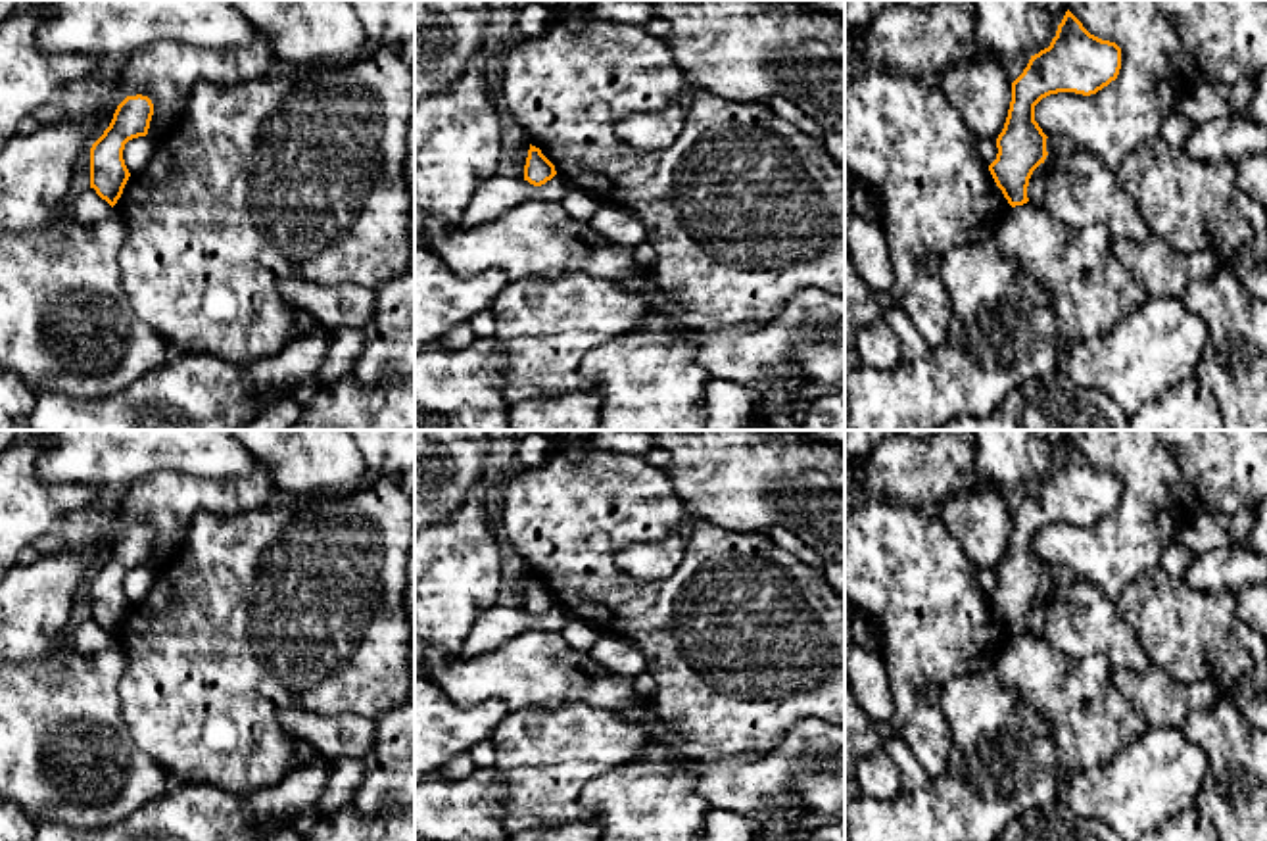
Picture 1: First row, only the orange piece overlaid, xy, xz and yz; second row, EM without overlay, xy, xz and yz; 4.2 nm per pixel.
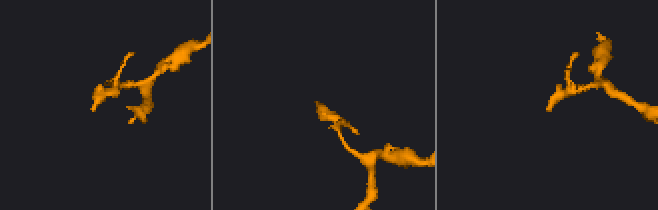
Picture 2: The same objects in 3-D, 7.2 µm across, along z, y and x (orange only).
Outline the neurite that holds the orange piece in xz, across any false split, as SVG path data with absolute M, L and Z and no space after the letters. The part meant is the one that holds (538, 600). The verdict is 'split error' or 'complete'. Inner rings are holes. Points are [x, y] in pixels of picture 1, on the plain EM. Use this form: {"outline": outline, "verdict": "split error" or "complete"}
{"outline": "M530 574L526 595L524 595L524 611L534 616L541 616L557 605L555 595L541 584L539 578Z", "verdict": "complete"}

